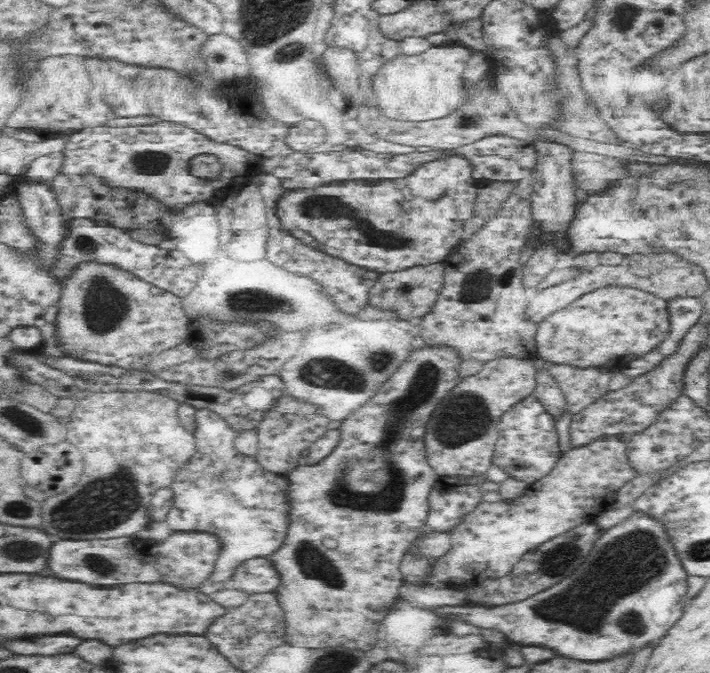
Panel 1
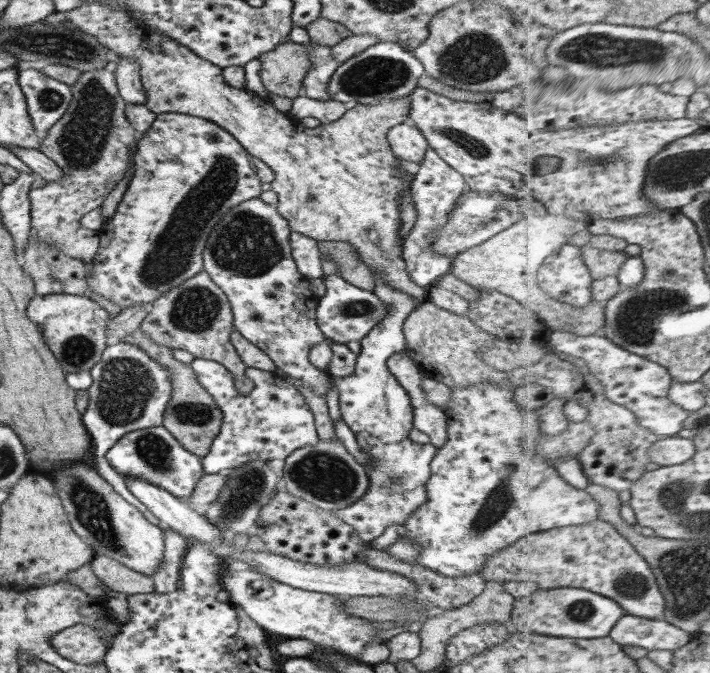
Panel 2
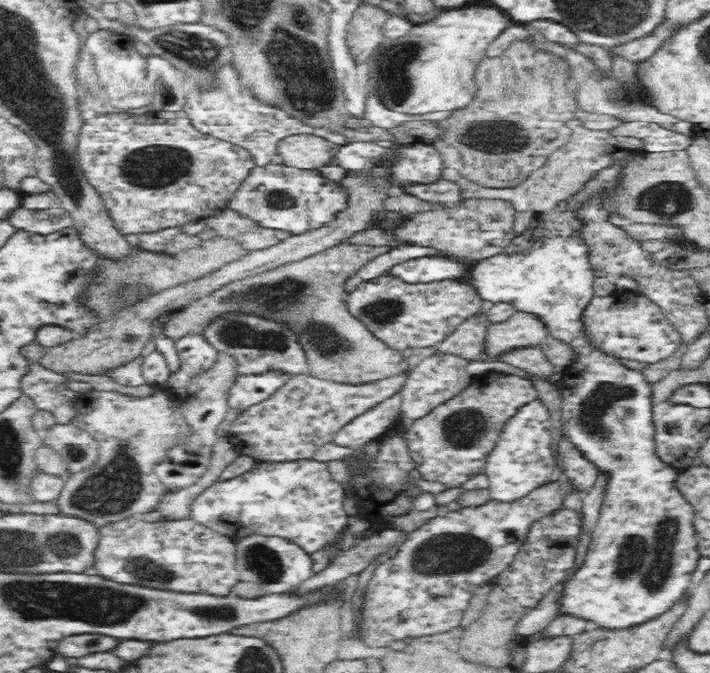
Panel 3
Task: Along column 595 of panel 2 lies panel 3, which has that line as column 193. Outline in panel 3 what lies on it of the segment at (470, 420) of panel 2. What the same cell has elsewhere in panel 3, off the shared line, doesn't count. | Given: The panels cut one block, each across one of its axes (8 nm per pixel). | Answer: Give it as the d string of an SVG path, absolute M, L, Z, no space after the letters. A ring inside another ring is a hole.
M314 459L282 463L257 461L244 474L230 480L218 479L199 492L188 504L188 518L234 542L250 536L281 538L297 546L304 554L311 555L348 524L349 511L344 506L342 492L339 482L332 478L325 462Z

